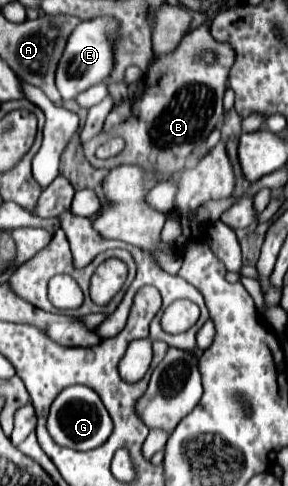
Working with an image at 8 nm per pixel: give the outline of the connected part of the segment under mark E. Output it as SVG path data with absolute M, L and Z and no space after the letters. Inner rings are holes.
M95 18L95 20L87 20L81 22L73 34L69 36L67 48L61 56L59 68L57 68L57 88L63 96L63 100L73 100L77 94L81 94L83 90L99 84L99 82L107 82L109 76L113 74L115 62L113 62L113 36L119 30L119 22L115 18Z

